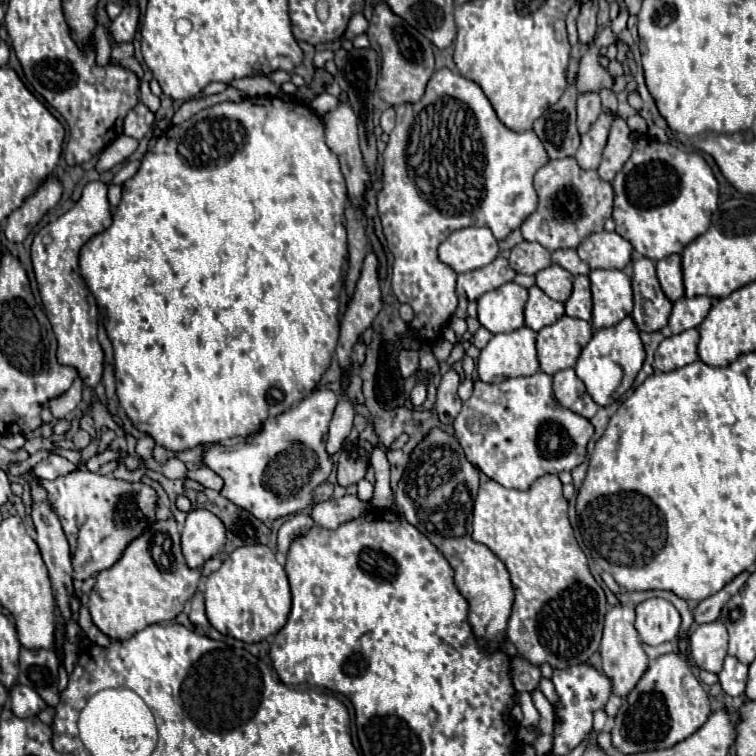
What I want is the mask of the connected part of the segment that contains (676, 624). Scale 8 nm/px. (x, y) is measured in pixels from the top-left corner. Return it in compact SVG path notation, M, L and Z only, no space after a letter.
M660 597L646 599L636 605L636 631L646 645L672 641L680 629L680 613Z

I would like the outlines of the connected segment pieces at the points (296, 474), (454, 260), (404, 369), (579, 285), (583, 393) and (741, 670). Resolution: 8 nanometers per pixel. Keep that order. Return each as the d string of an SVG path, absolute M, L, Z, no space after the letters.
M316 389L312 395L308 395L282 415L266 419L260 433L244 441L234 439L226 445L212 445L210 449L206 449L206 467L210 467L224 479L224 489L220 493L238 507L252 511L252 515L256 515L260 521L274 521L286 515L296 515L298 511L308 507L312 503L312 489L324 483L332 471L332 461L330 455L324 451L324 443L328 439L328 423L334 415L336 405L338 393L334 393L332 389Z
M466 227L454 231L438 247L438 259L456 273L476 271L498 255L498 241L488 227Z
M400 351L398 355L398 365L400 365L400 373L404 379L408 379L416 369L418 369L418 353L414 351Z
M578 275L574 279L574 291L566 301L566 315L590 321L592 317L592 295L590 295L590 279L588 275Z
M564 369L554 375L554 395L560 405L586 419L592 419L598 411L598 405L592 401L584 383L576 377L574 369Z
M726 657L724 659L724 667L722 671L718 673L720 677L720 685L722 689L732 695L732 697L738 697L744 693L746 689L746 679L748 679L748 665L742 665L736 657Z

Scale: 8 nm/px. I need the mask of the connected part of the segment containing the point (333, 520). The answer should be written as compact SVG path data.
M344 495L340 499L330 499L324 503L316 503L312 507L310 517L324 529L338 529L348 519L360 517L368 511L368 503L360 501L356 495Z

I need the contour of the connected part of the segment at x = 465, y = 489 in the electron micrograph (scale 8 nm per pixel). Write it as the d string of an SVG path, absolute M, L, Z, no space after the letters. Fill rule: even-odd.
M432 427L426 433L426 437L410 453L410 461L408 461L404 475L396 489L396 511L410 525L414 525L422 535L426 535L438 547L440 553L444 553L444 557L448 559L448 563L454 569L454 583L456 583L458 591L470 603L468 619L470 619L470 625L472 625L476 637L480 639L482 645L498 649L504 645L504 631L506 631L508 617L512 611L514 591L512 591L512 583L510 583L506 565L486 545L476 543L472 539L472 509L474 509L474 497L478 493L478 483L480 483L480 471L466 459L464 449L462 449L460 441L456 439L456 435L450 435L440 427Z

